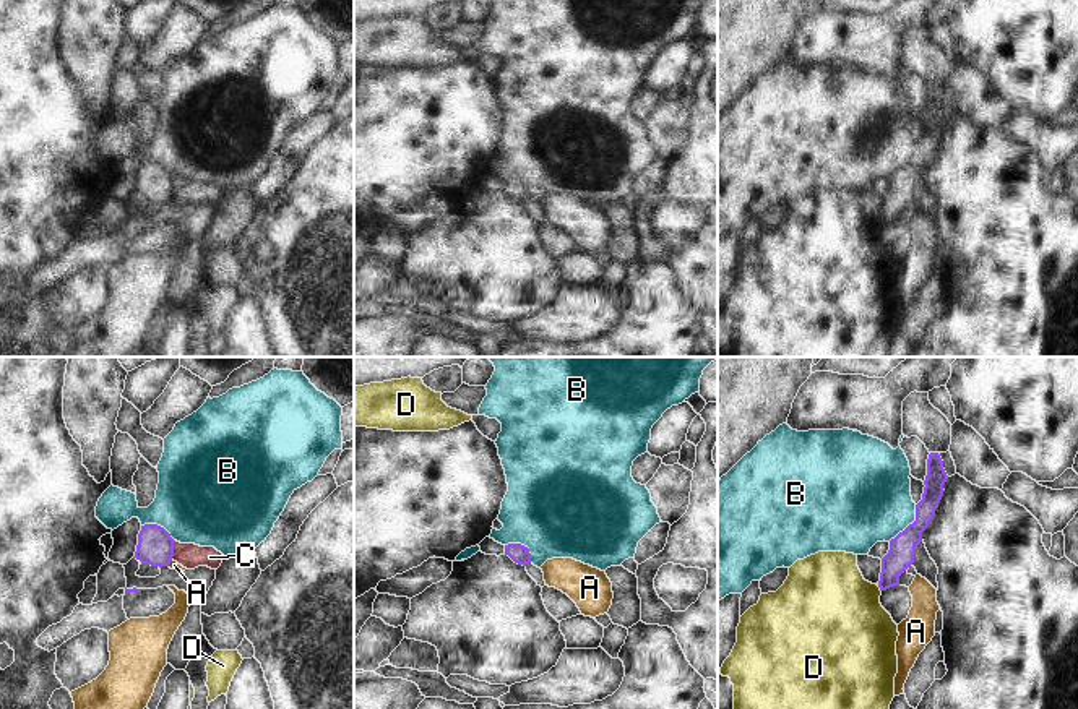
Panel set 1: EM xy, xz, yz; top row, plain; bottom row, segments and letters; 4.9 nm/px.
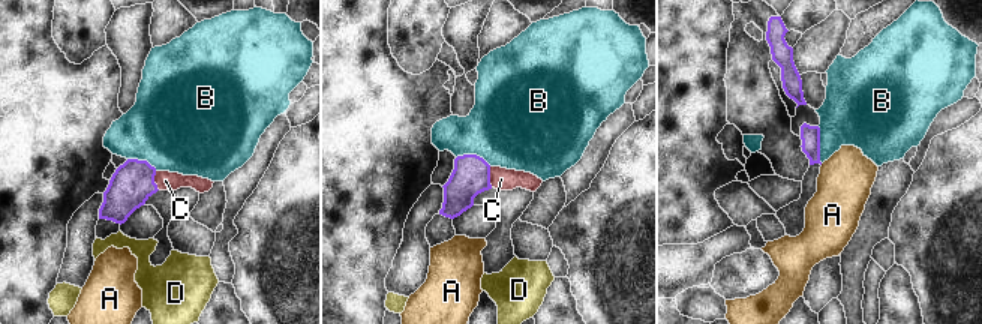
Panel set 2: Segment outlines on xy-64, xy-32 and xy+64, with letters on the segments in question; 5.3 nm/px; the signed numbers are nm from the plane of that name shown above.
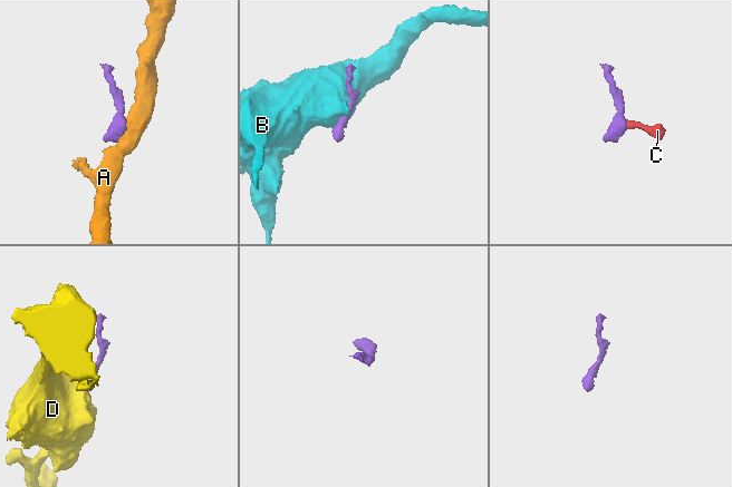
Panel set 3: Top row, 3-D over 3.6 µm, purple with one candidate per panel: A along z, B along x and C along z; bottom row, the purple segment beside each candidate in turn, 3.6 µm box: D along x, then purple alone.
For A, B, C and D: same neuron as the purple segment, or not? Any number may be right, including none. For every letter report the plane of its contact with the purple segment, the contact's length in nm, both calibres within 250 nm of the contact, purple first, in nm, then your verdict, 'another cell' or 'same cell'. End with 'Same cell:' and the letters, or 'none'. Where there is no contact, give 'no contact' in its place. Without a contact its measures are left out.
A: meets purple in xy; contact 40 nm long; 180 nm thick on the purple side, 50 nm on the other; another cell
B: meets purple in yz; contact 240 nm long; 140 nm thick on the purple side, 440 nm on the other; another cell
C: meets purple in xy; contact 100 nm long; 180 nm thick on the purple side, 120 nm on the other; same cell
D: meets purple in yz; contact 40 nm long; 140 nm thick on the purple side, 440 nm on the other; another cell
Same cell: C

